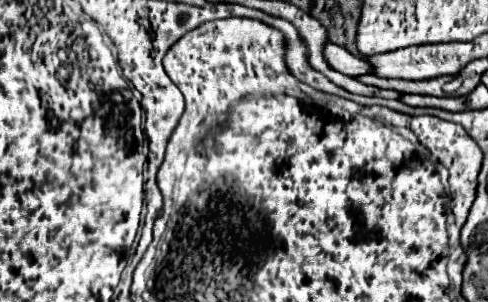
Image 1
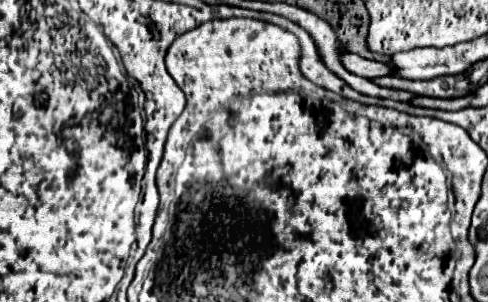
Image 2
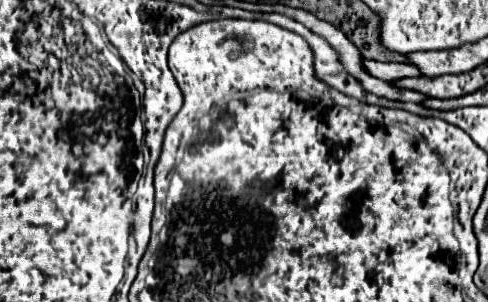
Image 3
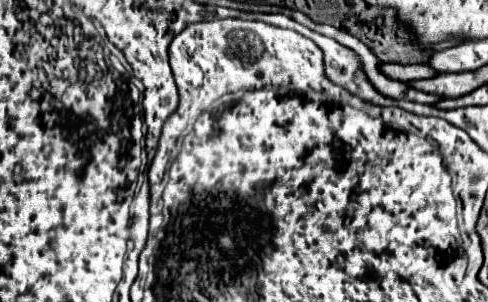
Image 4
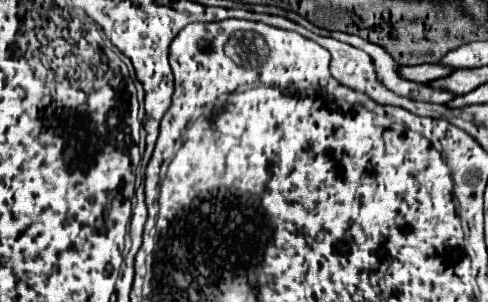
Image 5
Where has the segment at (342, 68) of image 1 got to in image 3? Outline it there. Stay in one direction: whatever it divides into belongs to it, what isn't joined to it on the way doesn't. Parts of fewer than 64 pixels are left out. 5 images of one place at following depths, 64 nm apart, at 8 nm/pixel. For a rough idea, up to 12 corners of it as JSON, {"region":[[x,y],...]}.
{"region":[[364,60],[364,70],[380,80],[420,76],[410,64]]}

